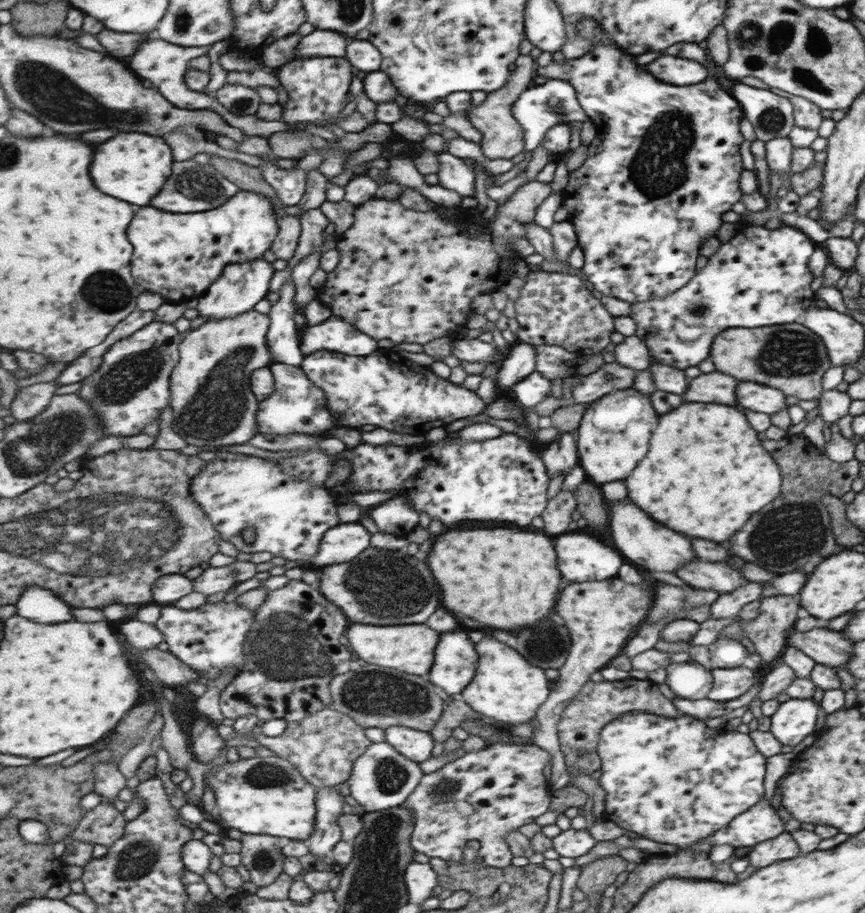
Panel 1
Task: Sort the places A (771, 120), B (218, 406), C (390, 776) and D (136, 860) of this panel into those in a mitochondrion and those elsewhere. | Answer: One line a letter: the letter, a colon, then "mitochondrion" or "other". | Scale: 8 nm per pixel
A: mitochondrion
B: mitochondrion
C: mitochondrion
D: mitochondrion

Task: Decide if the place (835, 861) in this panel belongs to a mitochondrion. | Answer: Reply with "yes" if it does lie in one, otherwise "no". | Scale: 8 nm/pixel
no

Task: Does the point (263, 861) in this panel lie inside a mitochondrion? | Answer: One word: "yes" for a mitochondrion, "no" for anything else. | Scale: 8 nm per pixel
yes

